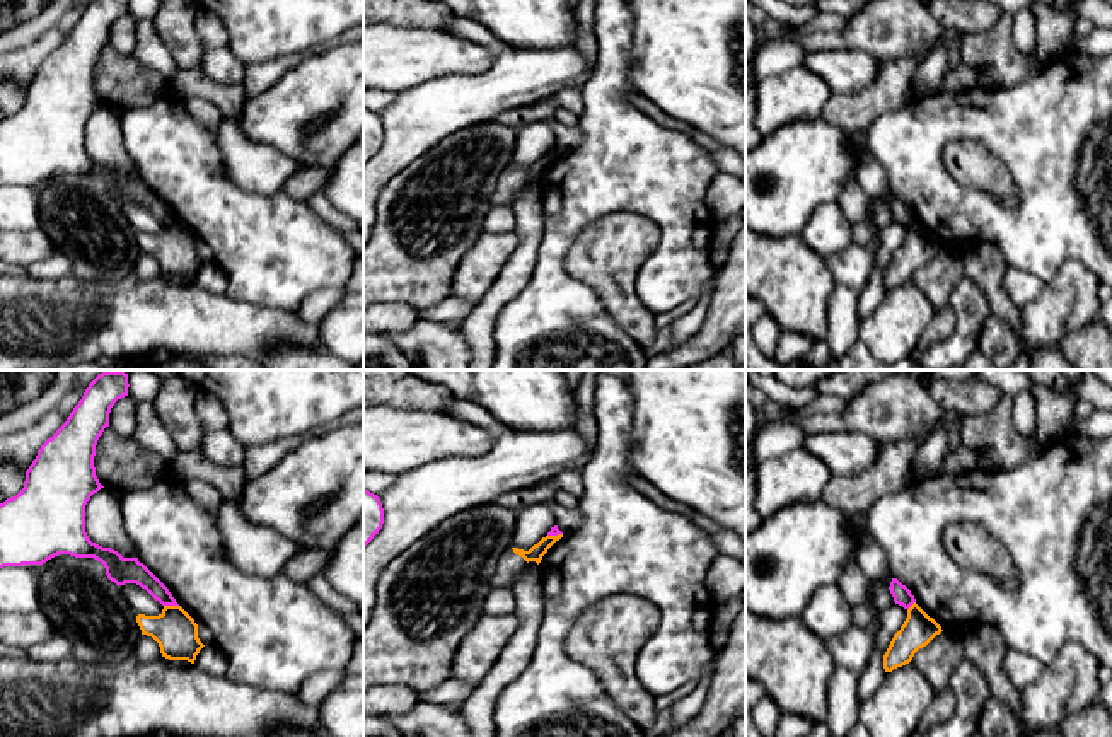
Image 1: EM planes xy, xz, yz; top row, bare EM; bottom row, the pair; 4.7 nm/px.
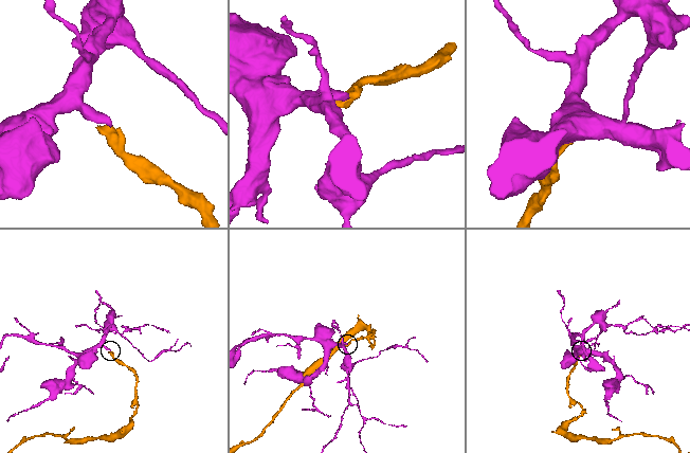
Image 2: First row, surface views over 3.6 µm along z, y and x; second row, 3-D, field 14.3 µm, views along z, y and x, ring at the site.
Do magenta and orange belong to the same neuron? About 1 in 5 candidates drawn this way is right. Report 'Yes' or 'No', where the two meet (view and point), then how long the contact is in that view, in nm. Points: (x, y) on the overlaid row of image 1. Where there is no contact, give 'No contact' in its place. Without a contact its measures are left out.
No. Touches magenta at xy (171, 604). Shared border 70 nm

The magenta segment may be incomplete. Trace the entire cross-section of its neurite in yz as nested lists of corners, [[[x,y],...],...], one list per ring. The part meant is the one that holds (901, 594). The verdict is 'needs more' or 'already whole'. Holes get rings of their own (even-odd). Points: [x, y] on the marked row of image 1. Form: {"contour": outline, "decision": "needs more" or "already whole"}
{"contour": [[[892,578],[889,590],[894,597],[894,602],[902,606],[904,609],[909,609],[916,602],[911,590],[902,585],[897,578]]], "decision": "already whole"}

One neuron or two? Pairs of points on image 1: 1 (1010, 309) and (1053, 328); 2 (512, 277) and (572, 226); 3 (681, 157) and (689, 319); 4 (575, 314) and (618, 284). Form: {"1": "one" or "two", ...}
{"1": "two", "2": "two", "3": "two", "4": "two"}

